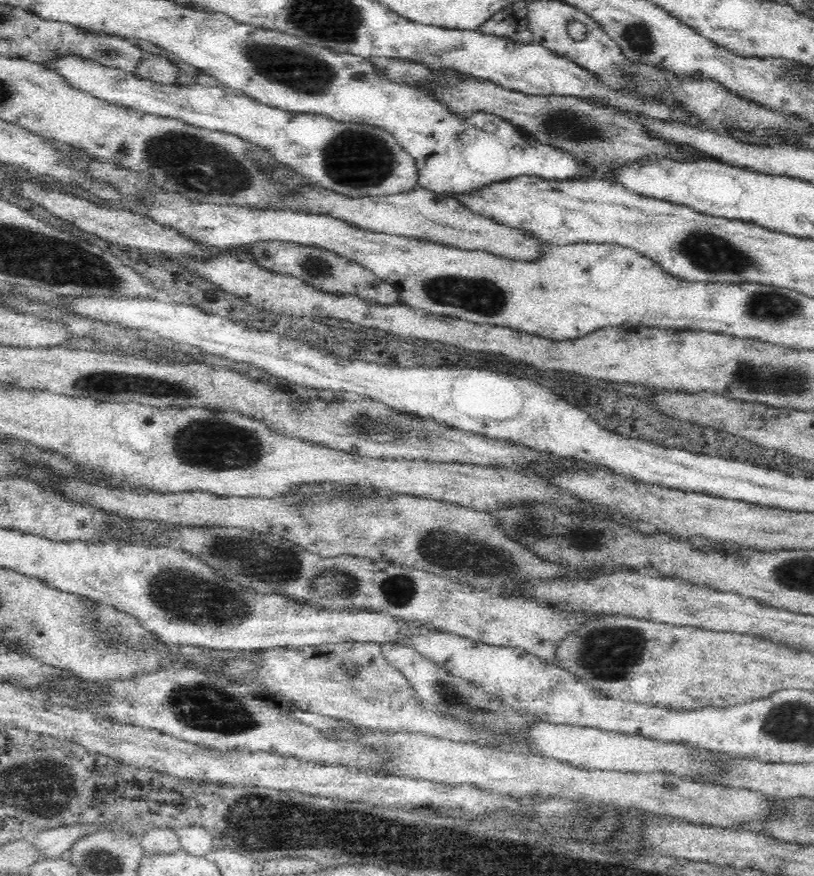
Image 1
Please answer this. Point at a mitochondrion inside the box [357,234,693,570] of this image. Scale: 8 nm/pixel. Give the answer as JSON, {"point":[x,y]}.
{"point":[484,298]}

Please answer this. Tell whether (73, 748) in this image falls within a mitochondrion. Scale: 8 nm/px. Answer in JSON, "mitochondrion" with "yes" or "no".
{"mitochondrion":"no"}

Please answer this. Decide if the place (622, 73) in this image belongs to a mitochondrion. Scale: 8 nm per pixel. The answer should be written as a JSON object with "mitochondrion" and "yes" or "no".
{"mitochondrion":"yes"}

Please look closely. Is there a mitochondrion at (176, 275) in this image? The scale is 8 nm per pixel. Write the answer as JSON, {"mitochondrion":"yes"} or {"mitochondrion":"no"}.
{"mitochondrion":"no"}

